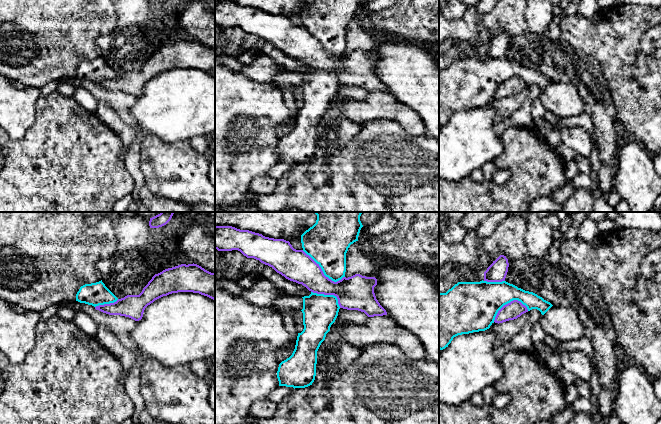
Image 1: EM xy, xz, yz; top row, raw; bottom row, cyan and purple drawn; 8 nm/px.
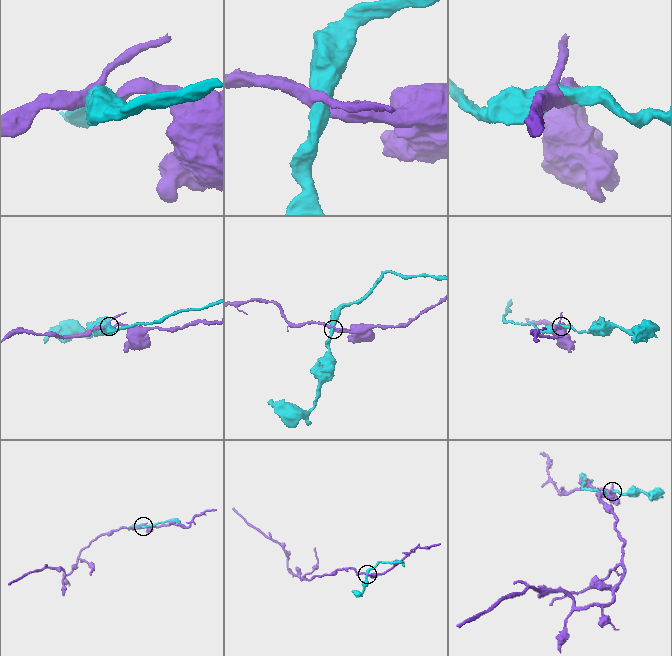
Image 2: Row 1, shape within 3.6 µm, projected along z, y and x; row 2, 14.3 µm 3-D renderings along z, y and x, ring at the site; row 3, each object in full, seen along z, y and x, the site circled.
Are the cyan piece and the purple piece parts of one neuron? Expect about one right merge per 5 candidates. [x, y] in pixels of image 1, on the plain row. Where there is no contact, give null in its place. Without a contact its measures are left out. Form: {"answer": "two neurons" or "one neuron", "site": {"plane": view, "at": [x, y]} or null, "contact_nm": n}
{"answer": "two neurons", "site": {"plane": "xz", "at": [323, 48]}, "contact_nm": 400}

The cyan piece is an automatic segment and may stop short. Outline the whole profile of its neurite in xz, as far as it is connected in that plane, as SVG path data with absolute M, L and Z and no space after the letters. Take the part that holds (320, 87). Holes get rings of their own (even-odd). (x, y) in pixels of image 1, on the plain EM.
M311 68L303 74L304 105L298 109L292 131L279 140L279 162L305 164L315 156L317 127L335 98L340 82L334 71Z

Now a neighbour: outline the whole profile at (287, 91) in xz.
M286 85L280 88L282 91L284 102L291 112L292 117L297 116L298 108L295 103L294 86Z

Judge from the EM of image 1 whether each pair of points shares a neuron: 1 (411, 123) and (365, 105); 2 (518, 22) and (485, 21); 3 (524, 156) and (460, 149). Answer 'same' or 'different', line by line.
1: same
2: same
3: different

